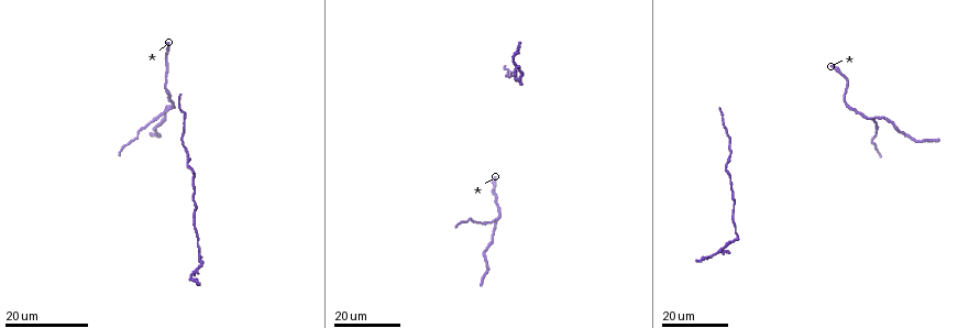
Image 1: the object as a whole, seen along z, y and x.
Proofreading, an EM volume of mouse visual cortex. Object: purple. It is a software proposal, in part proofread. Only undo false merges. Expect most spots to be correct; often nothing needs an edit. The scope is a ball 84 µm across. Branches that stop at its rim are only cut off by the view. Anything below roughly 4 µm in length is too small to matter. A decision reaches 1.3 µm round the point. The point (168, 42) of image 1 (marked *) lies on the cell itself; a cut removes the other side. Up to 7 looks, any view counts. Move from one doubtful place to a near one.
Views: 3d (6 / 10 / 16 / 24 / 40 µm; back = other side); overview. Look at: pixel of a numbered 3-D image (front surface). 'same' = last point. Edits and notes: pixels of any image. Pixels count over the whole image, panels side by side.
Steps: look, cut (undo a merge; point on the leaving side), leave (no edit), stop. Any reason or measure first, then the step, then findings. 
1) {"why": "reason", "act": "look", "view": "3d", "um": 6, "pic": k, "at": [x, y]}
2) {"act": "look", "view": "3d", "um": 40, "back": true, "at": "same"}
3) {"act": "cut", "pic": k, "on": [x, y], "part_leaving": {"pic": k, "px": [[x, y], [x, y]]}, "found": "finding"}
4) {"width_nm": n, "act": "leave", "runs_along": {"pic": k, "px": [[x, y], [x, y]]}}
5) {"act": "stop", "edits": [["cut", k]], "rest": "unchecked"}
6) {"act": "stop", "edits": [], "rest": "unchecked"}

{"why": "sudden change in width", "act": "look", "view": "3d", "um": 16, "pic": 1, "at": [846, 103]}

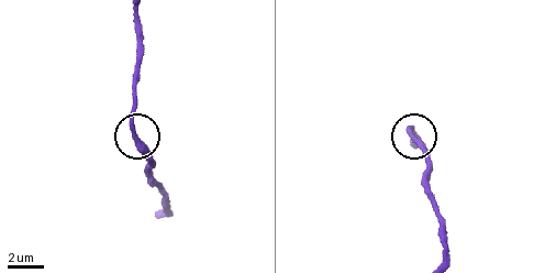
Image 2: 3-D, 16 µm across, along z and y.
{"why": "closer look", "act": "look", "view": "3d", "um": 6, "pic": 2, "at": [410, 129]}

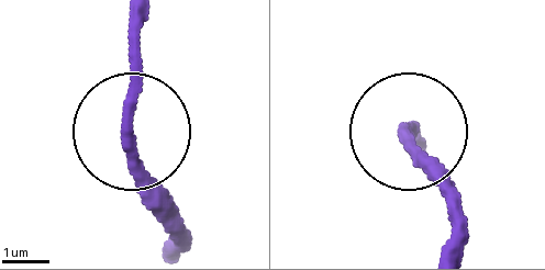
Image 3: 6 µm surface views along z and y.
{"width_nm": 260, "act": "leave", "runs_along": {"pic": 3, "px": [[141, 22], [133, 152], [188, 231]]}, "found": "continuous, no second cell"}

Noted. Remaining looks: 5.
{"act": "look", "view": "3d", "um": 16, "pic": 1, "at": [137, 135]}

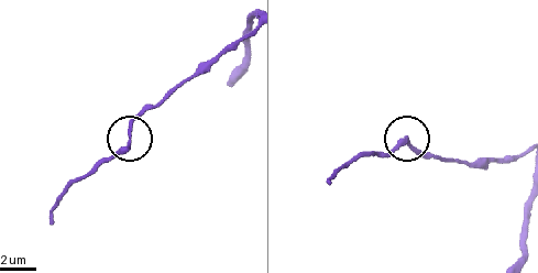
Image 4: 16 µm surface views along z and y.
{"act": "look", "view": "3d", "um": 10, "pic": 4, "at": [127, 132]}

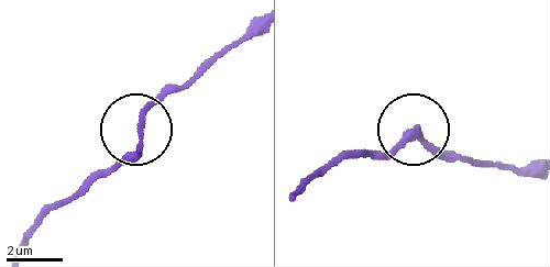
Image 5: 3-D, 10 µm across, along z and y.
{"act": "leave", "found": "continuous, no second cell"}

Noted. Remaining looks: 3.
{"why": "three arms meet", "act": "look", "view": "3d", "um": 16, "pic": 1, "at": [496, 219]}

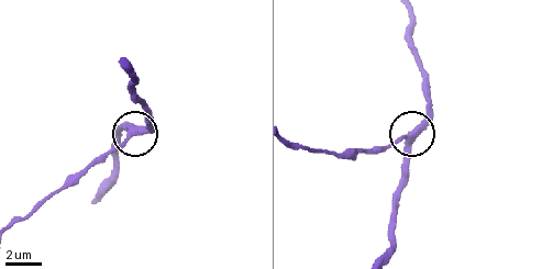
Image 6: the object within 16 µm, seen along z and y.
{"act": "look", "view": "3d", "um": 6, "pic": 6, "at": [406, 139]}

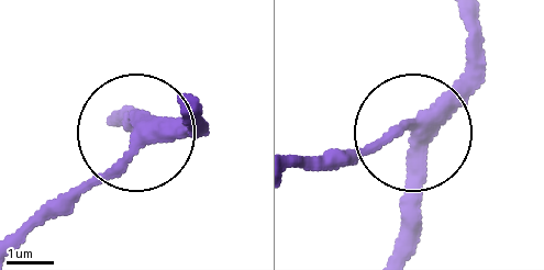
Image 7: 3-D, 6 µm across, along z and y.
{"arms": 3, "act": "leave", "runs_along": {"pic": 7, "px": [[459, 13], [464, 71], [452, 96], [417, 127], [325, 162]]}, "found": "one cell here"}

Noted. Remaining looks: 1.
{"act": "stop", "edits": [], "rest": "unchecked"}

